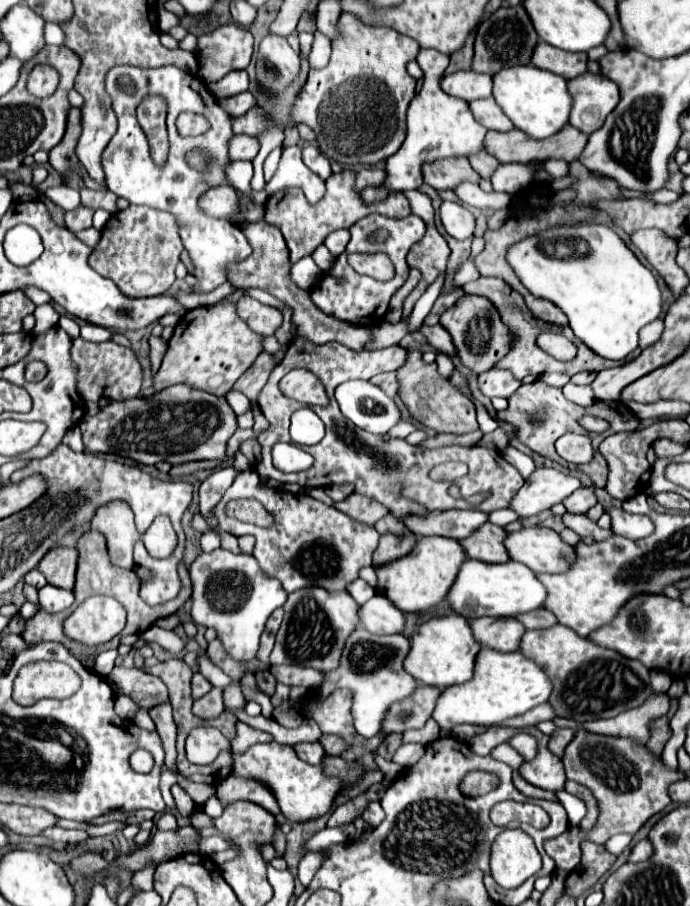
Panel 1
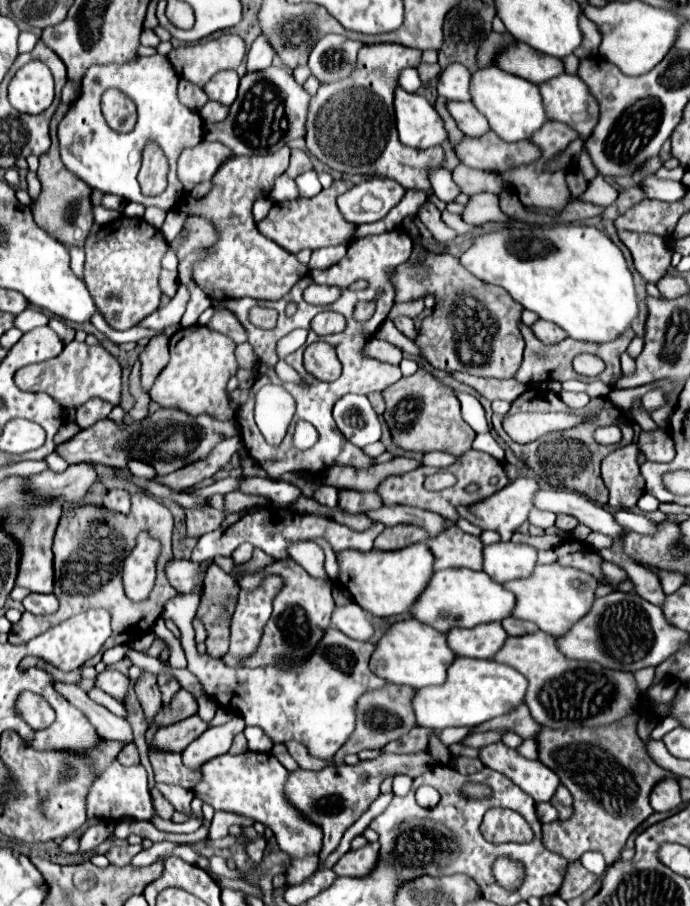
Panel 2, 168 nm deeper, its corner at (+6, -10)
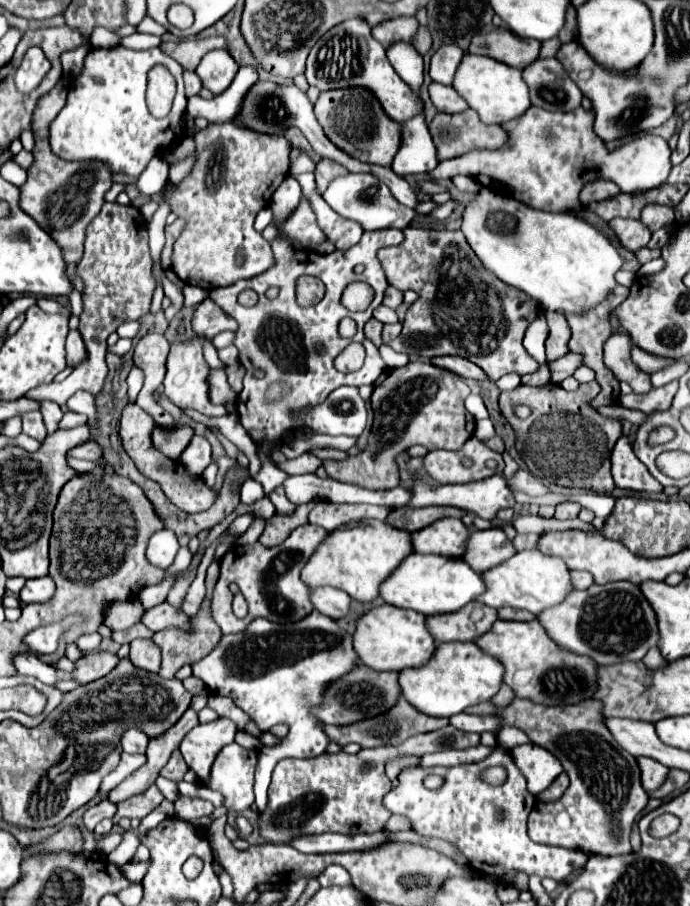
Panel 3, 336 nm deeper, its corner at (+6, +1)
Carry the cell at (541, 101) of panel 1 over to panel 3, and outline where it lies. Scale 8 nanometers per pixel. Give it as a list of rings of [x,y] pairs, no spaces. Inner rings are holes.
[[[466,53],[464,61],[460,63],[460,69],[456,71],[452,87],[468,103],[468,107],[478,113],[480,121],[484,123],[498,125],[516,119],[530,107],[530,93],[528,93],[528,85],[522,79],[522,71],[512,69],[510,65],[502,65],[500,61],[490,57]]]

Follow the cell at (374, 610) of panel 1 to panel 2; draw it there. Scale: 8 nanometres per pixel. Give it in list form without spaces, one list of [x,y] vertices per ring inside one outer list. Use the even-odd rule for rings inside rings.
[[[350,602],[350,606],[342,606],[342,608],[334,610],[332,626],[360,642],[368,642],[374,636],[372,616],[354,602]]]

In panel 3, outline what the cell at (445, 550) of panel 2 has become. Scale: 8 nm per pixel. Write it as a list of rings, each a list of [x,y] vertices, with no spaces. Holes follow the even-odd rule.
[[[440,519],[416,533],[410,533],[414,553],[436,553],[446,557],[462,557],[466,541],[470,537],[466,525],[460,519]]]

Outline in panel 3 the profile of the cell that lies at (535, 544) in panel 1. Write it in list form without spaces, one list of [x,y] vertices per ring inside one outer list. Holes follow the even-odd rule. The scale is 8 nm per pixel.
[[[492,527],[486,531],[472,531],[472,537],[468,539],[468,549],[464,549],[462,561],[468,561],[476,573],[484,573],[508,557],[516,553],[512,541],[504,535],[504,531]]]

